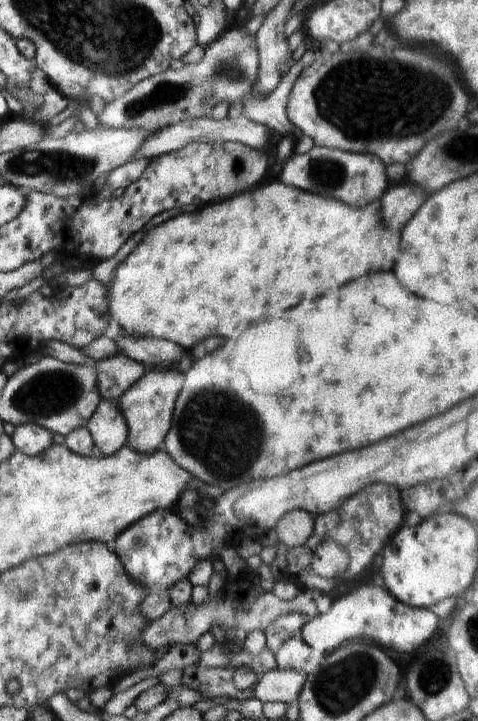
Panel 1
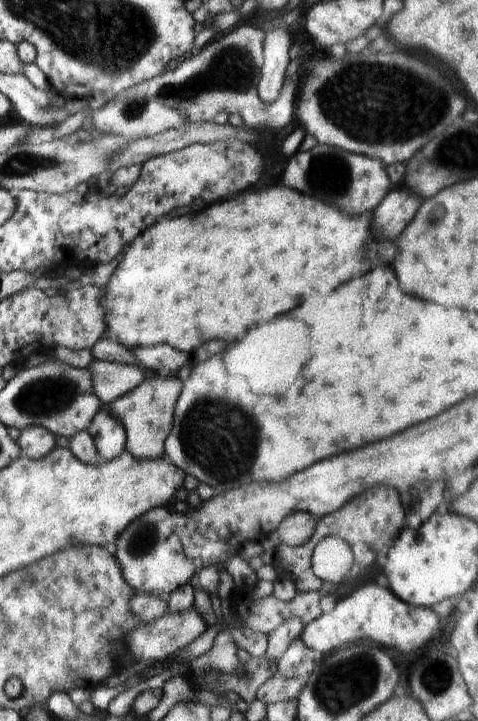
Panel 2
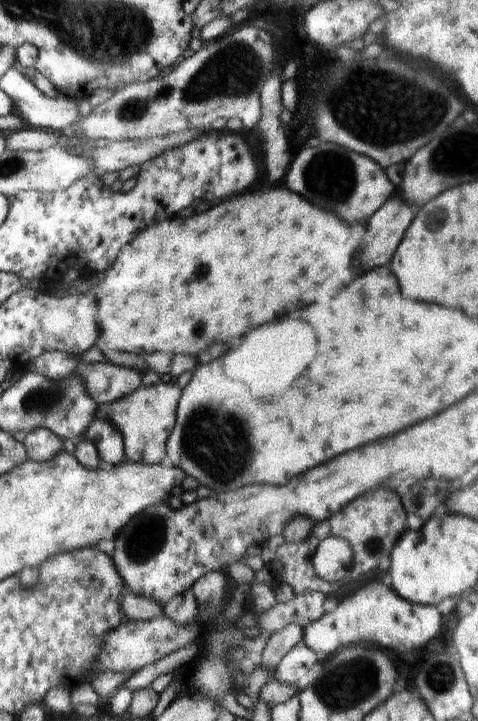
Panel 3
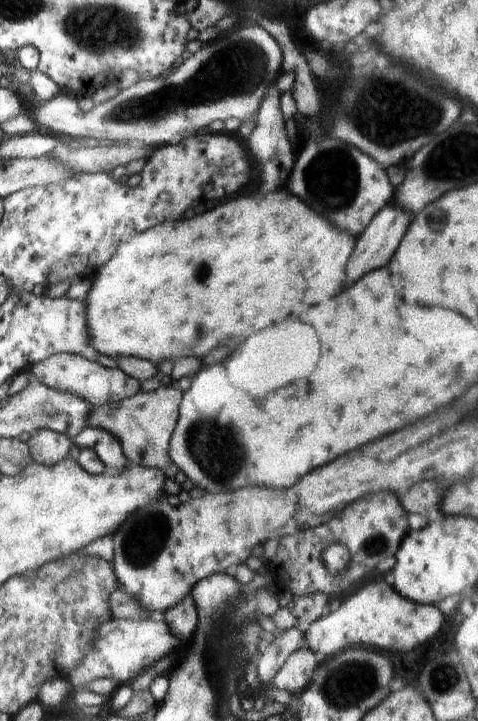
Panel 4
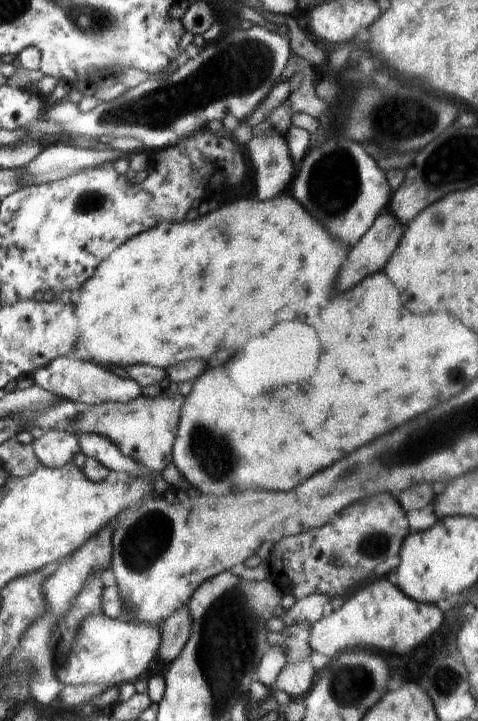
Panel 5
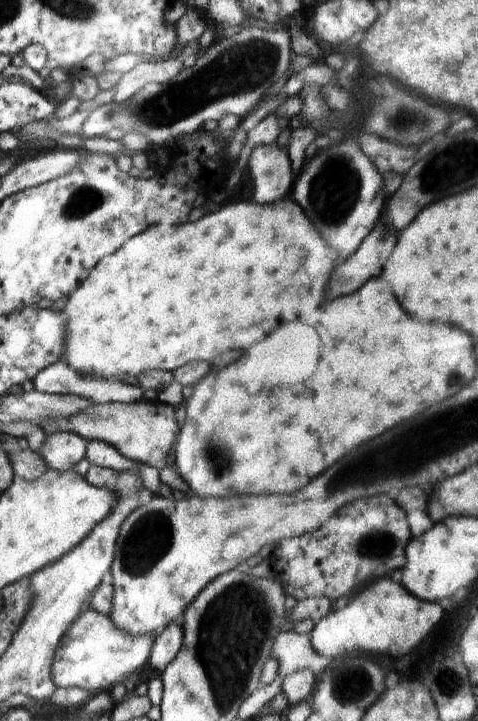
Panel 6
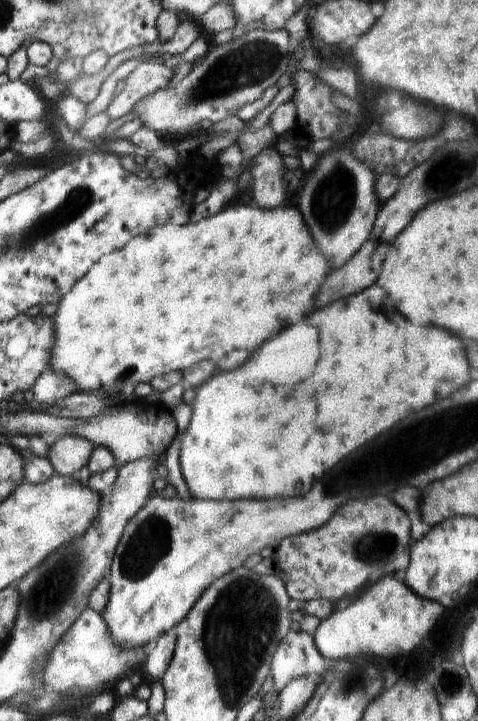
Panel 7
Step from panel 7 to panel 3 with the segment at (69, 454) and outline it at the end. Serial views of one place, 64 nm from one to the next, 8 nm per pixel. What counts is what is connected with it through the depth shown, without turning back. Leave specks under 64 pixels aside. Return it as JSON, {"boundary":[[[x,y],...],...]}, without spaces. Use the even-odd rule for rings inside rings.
{"boundary":[[[44,428],[28,432],[21,444],[32,461],[48,461],[63,450],[63,440]]]}

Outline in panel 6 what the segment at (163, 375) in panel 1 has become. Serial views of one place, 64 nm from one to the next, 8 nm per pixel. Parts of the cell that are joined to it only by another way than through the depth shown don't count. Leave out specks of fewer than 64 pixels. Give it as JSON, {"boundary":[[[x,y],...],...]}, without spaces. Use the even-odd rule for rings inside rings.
{"boundary":[[[140,400],[134,403],[103,403],[98,405],[89,405],[87,408],[82,409],[77,414],[70,417],[63,417],[58,419],[45,419],[36,423],[41,427],[46,434],[56,432],[68,432],[75,433],[82,439],[88,441],[89,439],[94,441],[103,441],[110,444],[113,448],[118,450],[118,453],[126,459],[143,463],[158,470],[164,469],[170,461],[171,449],[176,443],[179,425],[176,420],[177,408],[185,404],[183,400],[179,405],[172,406],[170,404],[164,404],[159,401],[150,402]]]}

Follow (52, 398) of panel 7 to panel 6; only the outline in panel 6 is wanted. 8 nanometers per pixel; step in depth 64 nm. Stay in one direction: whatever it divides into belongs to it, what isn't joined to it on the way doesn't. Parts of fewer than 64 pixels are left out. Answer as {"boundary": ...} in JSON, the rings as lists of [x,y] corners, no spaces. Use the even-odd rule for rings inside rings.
{"boundary":[[[62,360],[39,371],[32,382],[39,392],[54,395],[73,395],[93,405],[103,403],[134,403],[143,400],[144,393],[138,386],[129,385],[117,379],[102,379],[101,377],[78,373]]]}

